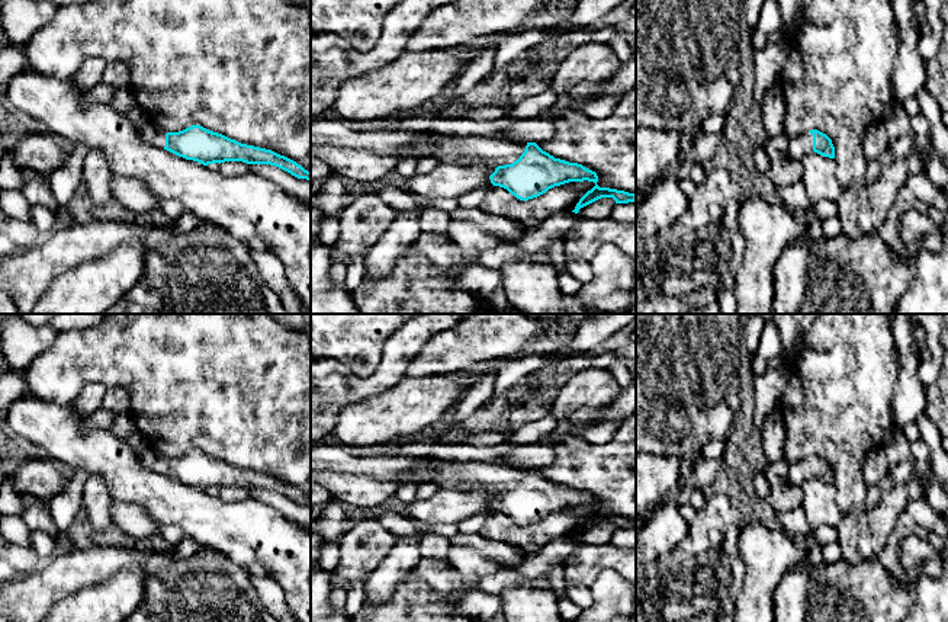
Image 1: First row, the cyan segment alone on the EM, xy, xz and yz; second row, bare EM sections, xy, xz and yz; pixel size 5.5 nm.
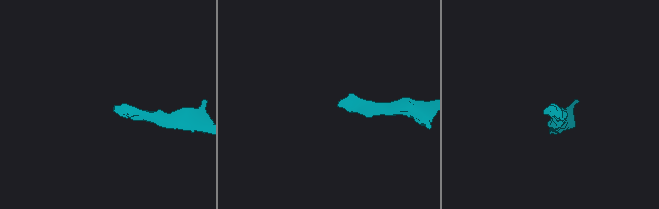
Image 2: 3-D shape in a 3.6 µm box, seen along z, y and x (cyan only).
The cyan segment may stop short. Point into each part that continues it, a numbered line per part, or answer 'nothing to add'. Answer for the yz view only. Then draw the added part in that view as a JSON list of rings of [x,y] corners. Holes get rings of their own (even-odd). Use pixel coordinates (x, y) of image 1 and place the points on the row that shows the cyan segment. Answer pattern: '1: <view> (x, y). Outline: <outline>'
1: yz (799, 147). Outline: [[[810,132],[788,140],[788,160],[801,161],[810,153],[813,153],[813,135]]]

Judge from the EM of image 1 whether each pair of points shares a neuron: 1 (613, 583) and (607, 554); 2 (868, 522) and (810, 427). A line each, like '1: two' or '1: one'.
1: two
2: two

